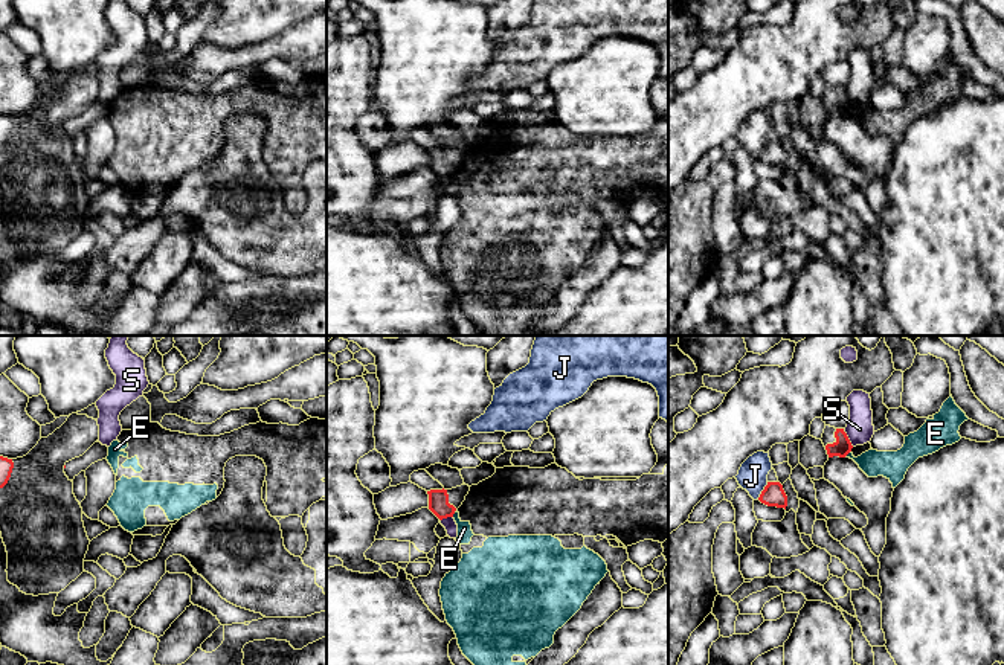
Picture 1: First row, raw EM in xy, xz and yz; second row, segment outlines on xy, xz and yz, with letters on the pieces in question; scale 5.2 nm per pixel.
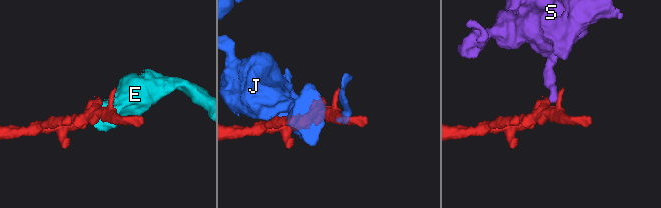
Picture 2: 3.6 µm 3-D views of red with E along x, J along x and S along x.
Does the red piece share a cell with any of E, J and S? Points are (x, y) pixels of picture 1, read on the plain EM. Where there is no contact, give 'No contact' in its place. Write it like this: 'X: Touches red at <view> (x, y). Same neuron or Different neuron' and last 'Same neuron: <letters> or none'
E: Touches red at yz (847, 112). Different neuron
J: Touches red at yz (762, 150). Different neuron
S: Touches red at yz (849, 98). Different neuron
Same neuron: none

